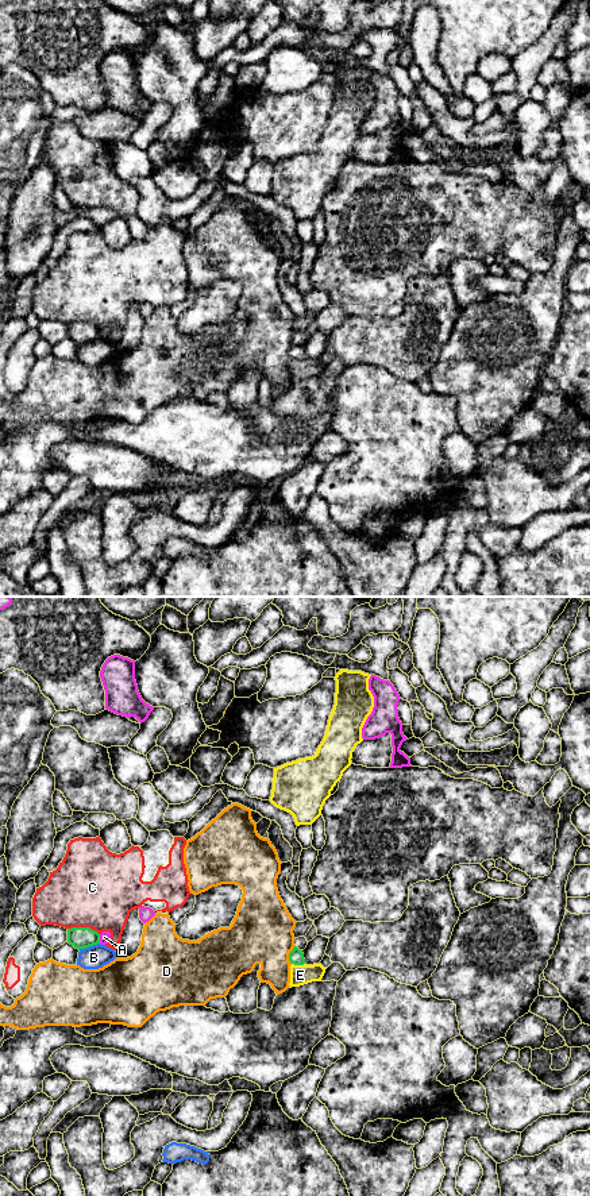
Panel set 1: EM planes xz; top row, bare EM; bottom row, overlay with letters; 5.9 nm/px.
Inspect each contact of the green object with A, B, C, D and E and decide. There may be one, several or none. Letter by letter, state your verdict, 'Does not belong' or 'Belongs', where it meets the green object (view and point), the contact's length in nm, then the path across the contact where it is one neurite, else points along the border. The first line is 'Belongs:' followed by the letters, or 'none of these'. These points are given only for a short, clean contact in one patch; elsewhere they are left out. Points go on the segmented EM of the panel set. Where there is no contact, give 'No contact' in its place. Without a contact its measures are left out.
Belongs: none of these
A: Does not belong. Touches green at xz (99, 938). Shared border 60 nm
B: Does not belong. Touches green at xz (88, 946). Shared border 130 nm
C: Does not belong. Touches green at xz (84, 928). Shared border 200 nm
D: Does not belong. Touches green at xz (289, 955). Shared border 110 nm
E: Does not belong. Touches green at xz (299, 964). Shared border 80 nm. Boundary: xz (292, 963), (304, 964)

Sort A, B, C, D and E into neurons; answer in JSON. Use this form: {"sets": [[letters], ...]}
{"sets": [["A"], ["B"], ["C"], ["D"], ["E"]]}

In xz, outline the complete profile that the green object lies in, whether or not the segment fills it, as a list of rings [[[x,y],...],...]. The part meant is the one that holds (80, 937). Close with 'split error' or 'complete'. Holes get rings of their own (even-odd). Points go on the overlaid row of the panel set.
[[[72,927],[68,929],[68,942],[80,950],[100,944],[100,934],[89,927]]]; complete

